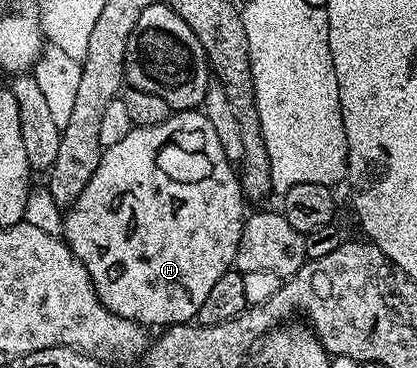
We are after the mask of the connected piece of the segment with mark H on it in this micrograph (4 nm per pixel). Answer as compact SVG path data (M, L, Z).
M198 109L180 110L172 113L171 117L165 120L165 124L153 124L153 128L140 126L132 128L129 136L125 136L125 140L120 140L117 144L104 149L101 160L97 164L97 170L93 172L89 184L85 184L85 192L81 192L81 196L77 196L74 204L62 215L61 237L67 243L67 247L75 253L77 260L85 264L93 288L101 304L105 304L109 312L138 322L144 328L178 326L190 323L198 315L201 303L205 300L205 296L209 296L213 284L217 284L218 278L225 271L234 267L237 244L241 240L243 231L245 217L243 205L245 205L245 199L239 183L239 175L236 167L225 156L221 143L217 140L217 132L213 129L213 124L209 124L209 120Z

